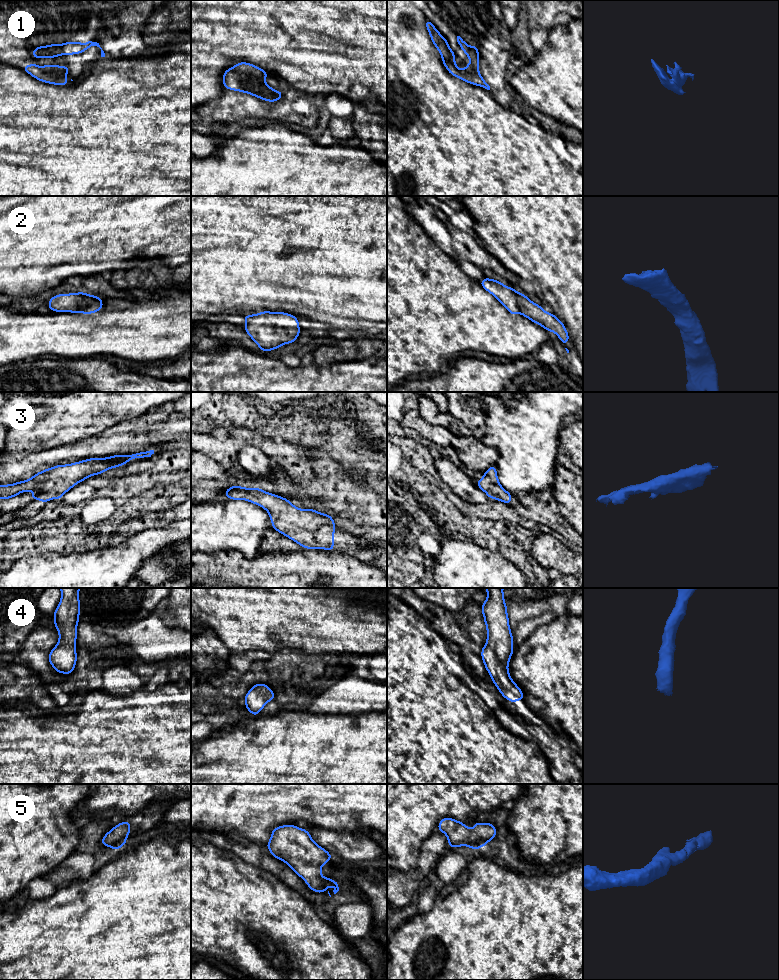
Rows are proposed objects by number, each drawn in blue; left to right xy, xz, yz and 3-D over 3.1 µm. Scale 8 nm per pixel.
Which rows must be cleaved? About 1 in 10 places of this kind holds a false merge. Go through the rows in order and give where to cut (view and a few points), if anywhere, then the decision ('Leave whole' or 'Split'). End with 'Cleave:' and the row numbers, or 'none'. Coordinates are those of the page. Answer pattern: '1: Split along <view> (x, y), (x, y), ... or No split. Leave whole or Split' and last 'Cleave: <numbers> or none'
1: No split. Leave whole
2: No split. Leave whole
3: No split. Leave whole
4: No split. Leave whole
5: No split. Leave whole
Cleave: none

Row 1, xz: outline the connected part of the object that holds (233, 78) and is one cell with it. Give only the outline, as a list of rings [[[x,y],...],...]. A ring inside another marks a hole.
[[[238,62],[223,73],[224,88],[248,93],[267,102],[283,98],[283,91],[274,90],[265,83],[268,72],[247,62]]]

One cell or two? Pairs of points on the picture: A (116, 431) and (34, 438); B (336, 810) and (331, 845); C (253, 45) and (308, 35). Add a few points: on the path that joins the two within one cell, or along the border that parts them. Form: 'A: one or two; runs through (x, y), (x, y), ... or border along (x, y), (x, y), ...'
A: two; border along (121, 421), (104, 428), (97, 434), (78, 441)
B: two; border along (310, 826), (319, 826), (342, 832), (357, 831)
C: one; runs through (267, 35), (294, 35)

